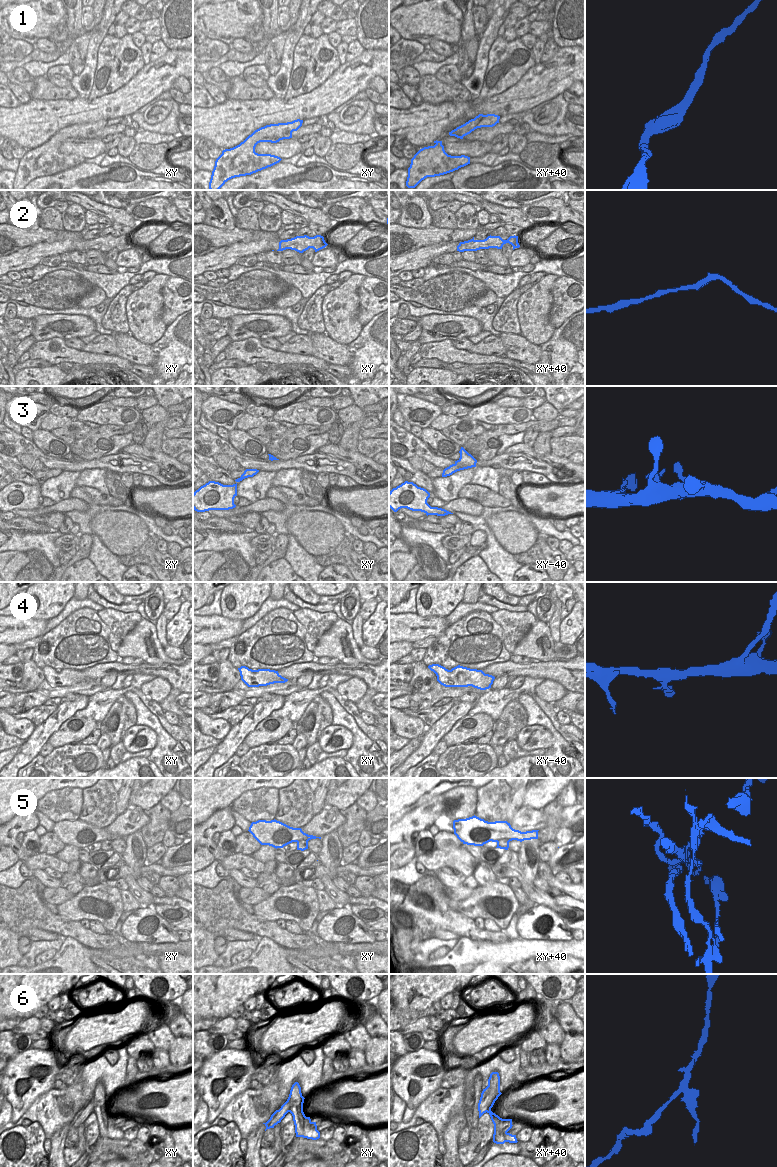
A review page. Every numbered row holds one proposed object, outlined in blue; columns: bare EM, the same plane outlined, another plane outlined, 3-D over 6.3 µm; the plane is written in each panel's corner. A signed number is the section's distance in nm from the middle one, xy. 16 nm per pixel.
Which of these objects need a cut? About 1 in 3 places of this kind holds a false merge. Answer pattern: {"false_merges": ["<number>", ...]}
{"false_merges": ["5", "6"]}

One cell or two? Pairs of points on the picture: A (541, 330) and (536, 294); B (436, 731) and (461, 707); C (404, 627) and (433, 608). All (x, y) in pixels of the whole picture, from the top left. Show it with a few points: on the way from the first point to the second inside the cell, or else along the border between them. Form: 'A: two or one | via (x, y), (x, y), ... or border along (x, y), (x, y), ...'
A: one | via (536, 321), (536, 303)
B: one | via (443, 725), (456, 714)
C: two | border along (416, 613), (421, 616), (444, 617)

